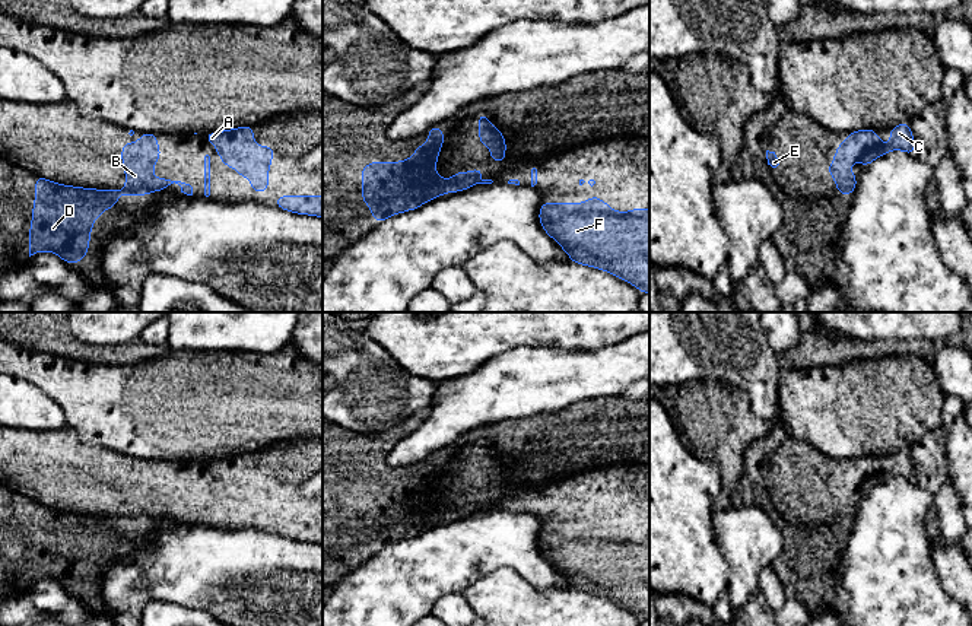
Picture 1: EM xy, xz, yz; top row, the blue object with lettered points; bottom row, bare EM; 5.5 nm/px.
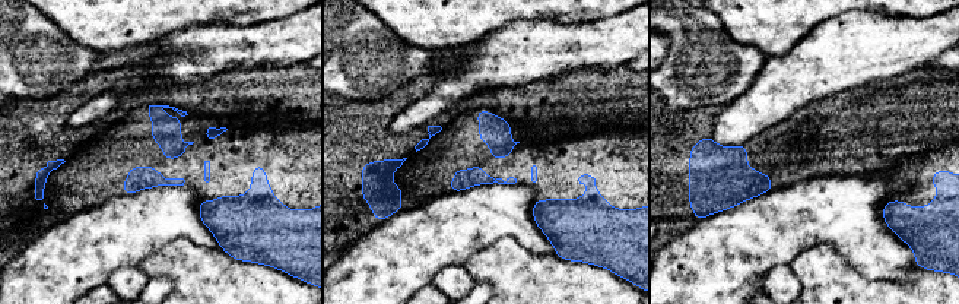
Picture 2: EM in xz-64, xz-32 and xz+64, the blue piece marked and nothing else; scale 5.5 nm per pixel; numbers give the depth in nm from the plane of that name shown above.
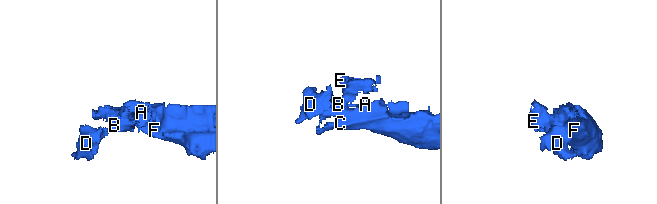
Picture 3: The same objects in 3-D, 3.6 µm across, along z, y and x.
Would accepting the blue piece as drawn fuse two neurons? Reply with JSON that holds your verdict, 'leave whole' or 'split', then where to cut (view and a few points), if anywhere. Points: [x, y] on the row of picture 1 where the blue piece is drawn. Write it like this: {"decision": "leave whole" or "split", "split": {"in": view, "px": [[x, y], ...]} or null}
{"decision": "split", "split": {"in": "xy", "px": [[126, 187], [130, 190], [148, 188], [151, 191]]}}

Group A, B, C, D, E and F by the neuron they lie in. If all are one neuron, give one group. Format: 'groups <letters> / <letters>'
groups A B C E F / D

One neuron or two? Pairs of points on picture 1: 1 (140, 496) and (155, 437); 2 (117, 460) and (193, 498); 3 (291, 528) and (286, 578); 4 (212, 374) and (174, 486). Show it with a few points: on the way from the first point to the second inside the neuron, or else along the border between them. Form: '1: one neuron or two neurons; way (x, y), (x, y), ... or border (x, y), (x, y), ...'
1: two neurons; border (116, 451), (139, 458), (184, 458)
2: one neuron; way (136, 479), (146, 488), (174, 489)
3: two neurons; border (269, 530), (307, 542)
4: two neurons; border (193, 458), (158, 461)

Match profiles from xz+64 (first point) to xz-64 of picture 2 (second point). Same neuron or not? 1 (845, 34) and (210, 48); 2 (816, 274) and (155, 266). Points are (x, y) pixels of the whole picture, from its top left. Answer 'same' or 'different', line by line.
1: same
2: same

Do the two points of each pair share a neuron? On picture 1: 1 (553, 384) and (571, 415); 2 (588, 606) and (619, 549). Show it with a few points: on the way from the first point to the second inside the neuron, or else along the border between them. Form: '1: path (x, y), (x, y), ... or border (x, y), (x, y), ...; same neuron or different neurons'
1: border (600, 397), (580, 400), (556, 410), (533, 415); different neurons
2: border (571, 588), (603, 596), (626, 607); different neurons

